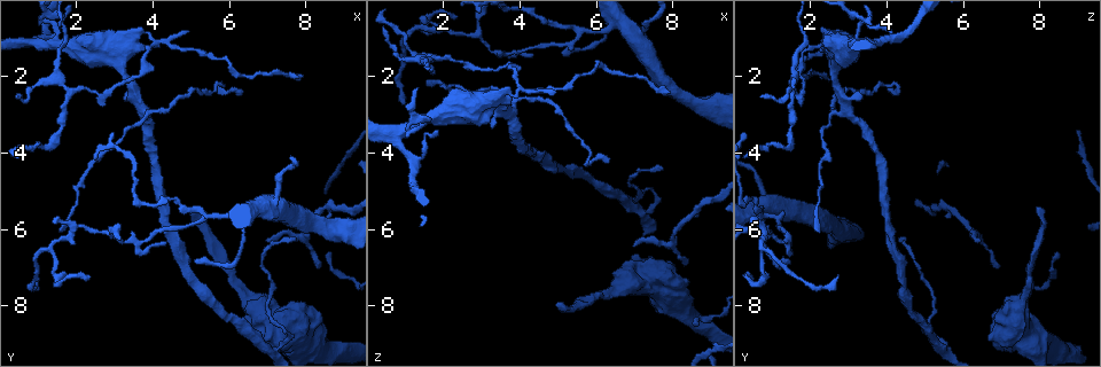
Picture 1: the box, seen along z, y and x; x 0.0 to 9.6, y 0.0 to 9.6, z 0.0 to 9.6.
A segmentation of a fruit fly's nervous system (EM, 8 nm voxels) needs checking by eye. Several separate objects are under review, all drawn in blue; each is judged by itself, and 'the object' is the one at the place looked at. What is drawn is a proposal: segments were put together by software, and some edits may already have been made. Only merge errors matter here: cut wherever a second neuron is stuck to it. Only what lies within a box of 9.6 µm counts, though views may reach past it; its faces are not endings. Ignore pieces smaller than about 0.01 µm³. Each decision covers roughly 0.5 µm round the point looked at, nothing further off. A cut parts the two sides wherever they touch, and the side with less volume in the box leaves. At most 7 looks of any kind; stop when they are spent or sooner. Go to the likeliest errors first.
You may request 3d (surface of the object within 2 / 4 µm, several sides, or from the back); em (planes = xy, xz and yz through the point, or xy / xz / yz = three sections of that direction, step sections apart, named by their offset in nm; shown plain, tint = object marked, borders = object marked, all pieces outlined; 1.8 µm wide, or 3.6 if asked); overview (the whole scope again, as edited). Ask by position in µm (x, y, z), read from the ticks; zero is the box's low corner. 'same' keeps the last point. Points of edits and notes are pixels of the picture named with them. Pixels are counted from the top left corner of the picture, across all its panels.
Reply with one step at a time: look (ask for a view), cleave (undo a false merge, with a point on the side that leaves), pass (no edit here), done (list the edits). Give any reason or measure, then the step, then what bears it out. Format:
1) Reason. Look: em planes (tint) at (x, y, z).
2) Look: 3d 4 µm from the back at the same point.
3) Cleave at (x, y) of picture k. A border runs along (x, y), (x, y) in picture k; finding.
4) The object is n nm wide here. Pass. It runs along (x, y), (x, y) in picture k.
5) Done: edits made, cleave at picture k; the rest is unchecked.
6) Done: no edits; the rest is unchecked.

Abrupt turn. Look: em xy step 8 (tint) at (7.50, 9.00, 5.35).

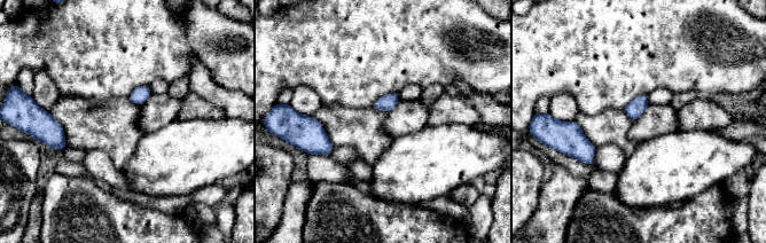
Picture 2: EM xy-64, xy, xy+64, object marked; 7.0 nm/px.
Another direction. Look: em planes (tint) at the same point.

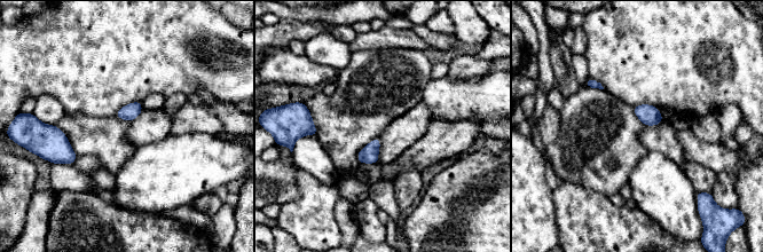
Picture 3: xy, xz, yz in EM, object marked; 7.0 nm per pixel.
The object is 90 nm wide here. Pass. One neuron here.

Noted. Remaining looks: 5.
Abrupt turn. Look: em planes (tint) at (5.85, 2.25, 4.10).

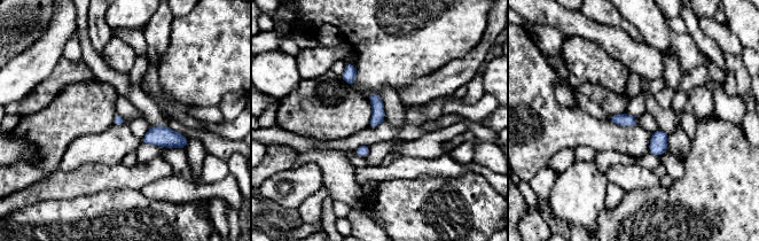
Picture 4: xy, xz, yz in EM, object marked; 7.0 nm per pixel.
Pass. One neuron here.

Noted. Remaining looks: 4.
Abrupt turn. Look: em yz step 8 (tint) at (0.95, 3.80, 0.90).

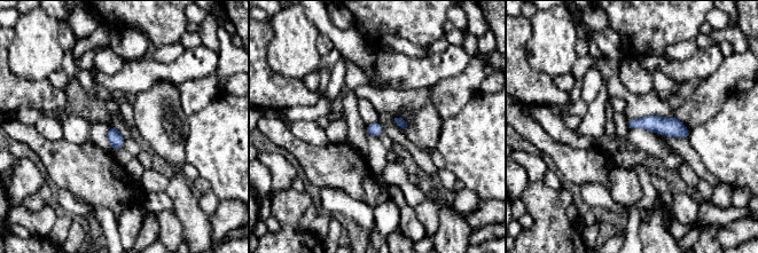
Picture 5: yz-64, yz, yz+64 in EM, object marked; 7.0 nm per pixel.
Look: em planes (tint) at the same point.

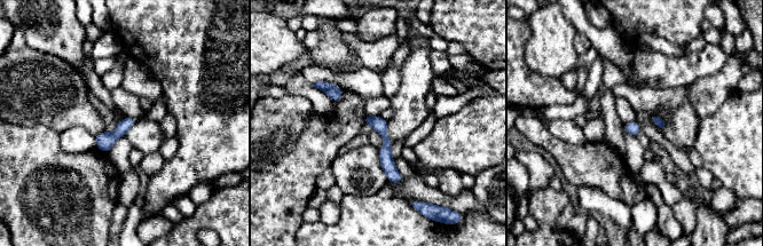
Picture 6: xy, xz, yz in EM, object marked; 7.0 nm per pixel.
Pass. Continuous, no second neuron.

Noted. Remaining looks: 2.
Done: no edits; the rest is unchecked.

